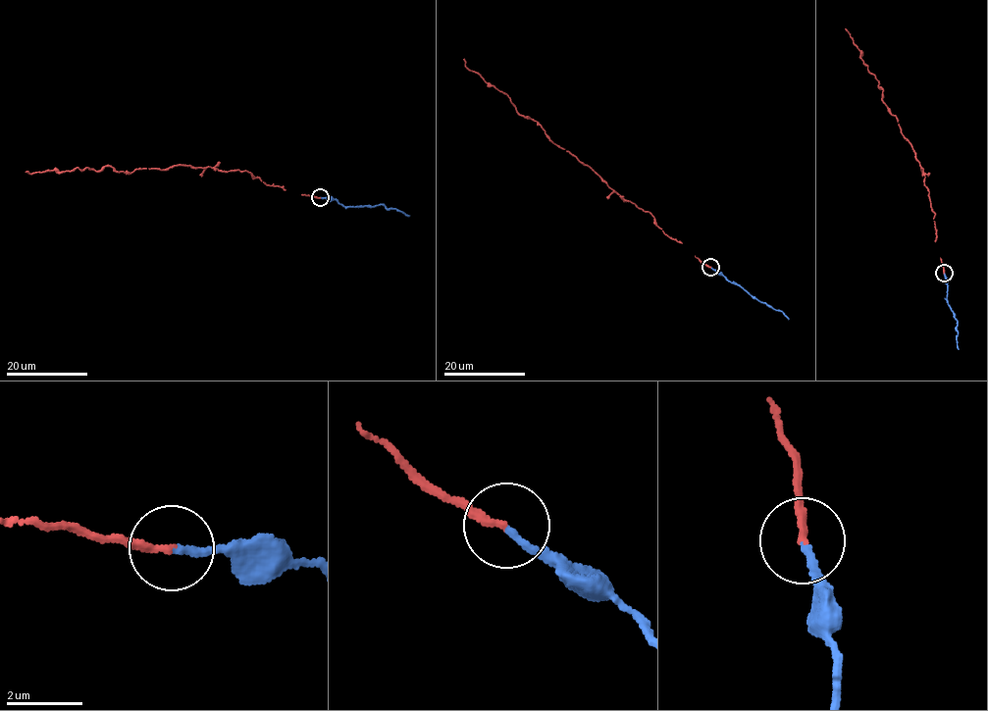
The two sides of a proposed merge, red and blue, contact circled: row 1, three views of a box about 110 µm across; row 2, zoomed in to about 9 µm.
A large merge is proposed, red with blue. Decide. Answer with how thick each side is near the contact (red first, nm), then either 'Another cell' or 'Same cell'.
Thickness 190 nm (red) against 170 nm. Same cell

